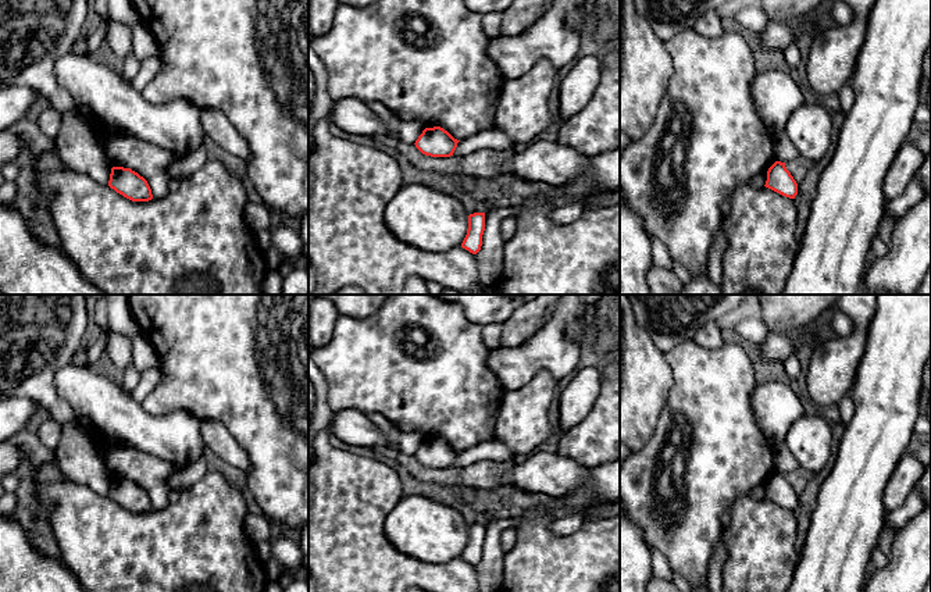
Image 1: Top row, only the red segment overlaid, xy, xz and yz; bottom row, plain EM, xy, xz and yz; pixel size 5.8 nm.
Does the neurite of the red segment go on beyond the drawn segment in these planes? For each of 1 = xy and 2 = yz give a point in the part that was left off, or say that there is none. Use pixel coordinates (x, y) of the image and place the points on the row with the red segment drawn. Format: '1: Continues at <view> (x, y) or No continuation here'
1: No continuation here
2: No continuation here

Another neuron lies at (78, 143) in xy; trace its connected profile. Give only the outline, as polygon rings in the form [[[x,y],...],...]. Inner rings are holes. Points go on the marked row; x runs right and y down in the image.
[[[74,107],[61,114],[56,145],[65,167],[90,176],[101,185],[108,185],[113,165],[101,147],[101,132],[101,126]]]

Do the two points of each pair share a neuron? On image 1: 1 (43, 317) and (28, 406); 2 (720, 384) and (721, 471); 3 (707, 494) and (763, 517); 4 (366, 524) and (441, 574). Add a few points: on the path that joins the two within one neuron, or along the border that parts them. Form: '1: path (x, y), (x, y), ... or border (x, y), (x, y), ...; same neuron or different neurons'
1: border (14, 396), (31, 398), (42, 405); different neurons
2: path (720, 406), (720, 449); same neuron
3: border (748, 494), (741, 494), (730, 507); different neurons
4: path (377, 545), (405, 573), (420, 574); same neuron

